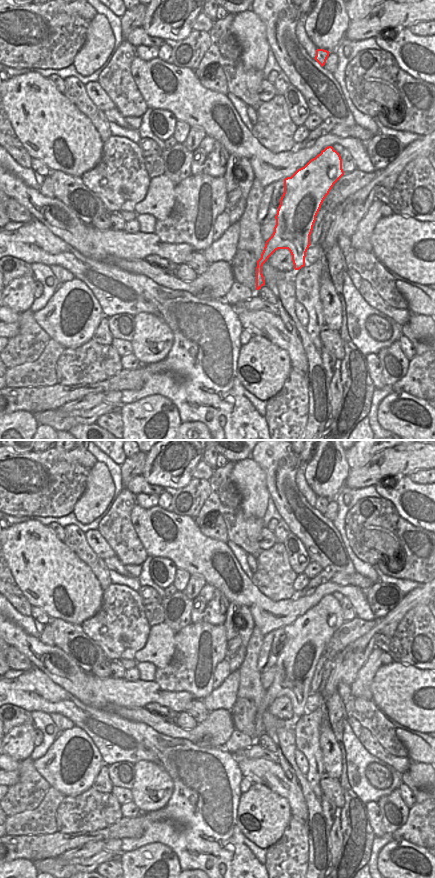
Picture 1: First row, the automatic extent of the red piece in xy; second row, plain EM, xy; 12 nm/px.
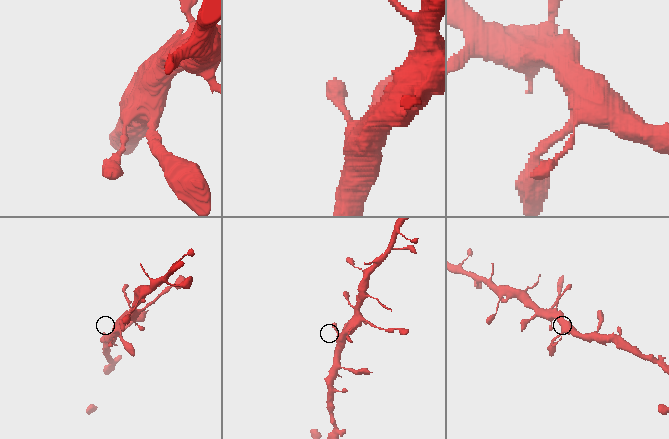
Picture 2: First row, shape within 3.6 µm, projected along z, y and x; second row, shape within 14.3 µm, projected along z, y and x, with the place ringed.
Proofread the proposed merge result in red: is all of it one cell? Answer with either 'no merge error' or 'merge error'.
no merge error

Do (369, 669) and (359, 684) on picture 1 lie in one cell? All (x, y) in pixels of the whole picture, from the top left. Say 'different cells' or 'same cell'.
same cell

